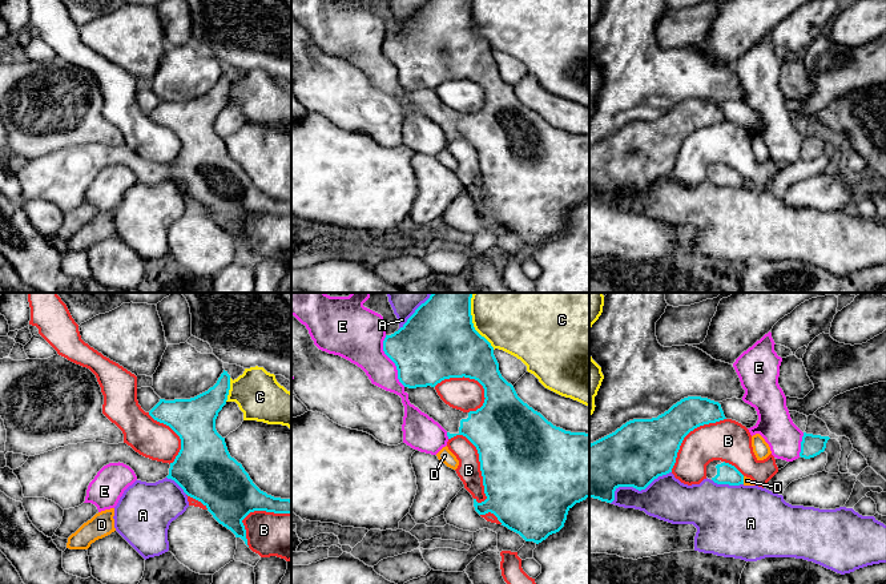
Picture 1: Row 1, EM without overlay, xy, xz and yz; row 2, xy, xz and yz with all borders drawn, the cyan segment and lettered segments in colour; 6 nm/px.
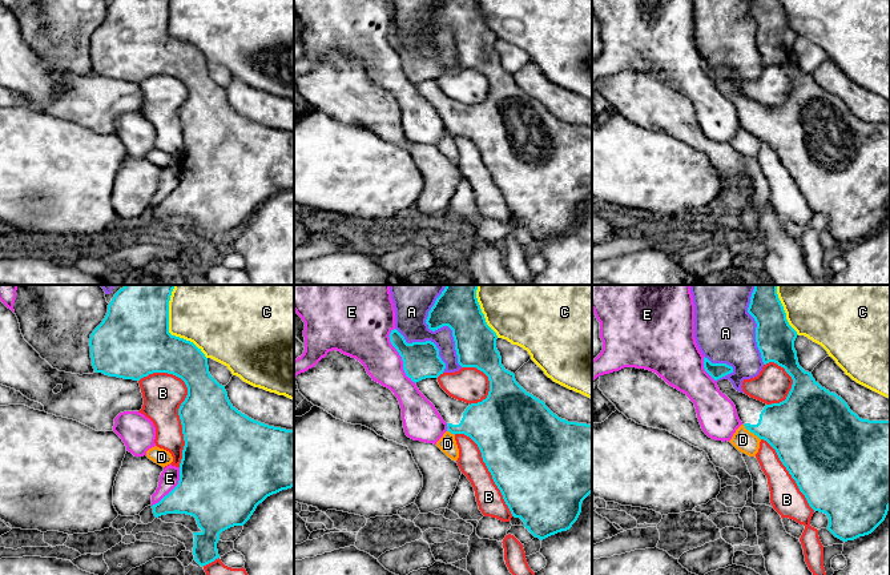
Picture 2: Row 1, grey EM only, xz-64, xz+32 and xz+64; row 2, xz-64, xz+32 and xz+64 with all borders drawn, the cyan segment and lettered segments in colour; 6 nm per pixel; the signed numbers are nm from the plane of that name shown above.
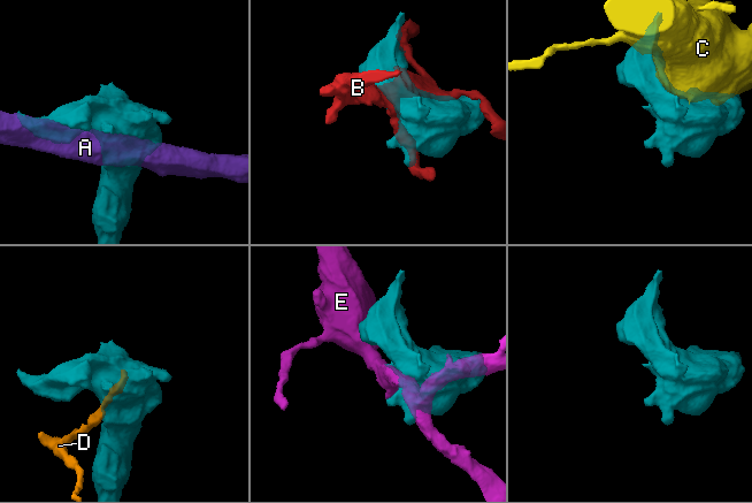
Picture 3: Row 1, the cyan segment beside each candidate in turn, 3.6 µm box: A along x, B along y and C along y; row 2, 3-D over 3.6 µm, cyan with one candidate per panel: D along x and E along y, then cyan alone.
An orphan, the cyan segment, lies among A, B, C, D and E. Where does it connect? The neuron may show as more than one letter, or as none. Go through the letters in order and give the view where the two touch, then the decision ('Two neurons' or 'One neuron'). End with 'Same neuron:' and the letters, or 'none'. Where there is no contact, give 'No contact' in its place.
A: Touches cyan in yz. Two neurons
B: Touches cyan in xz. Two neurons
C: Touches cyan in xz. Two neurons
D: Touches cyan in yz. Two neurons
E: Touches cyan in xz. Two neurons
Same neuron: none

